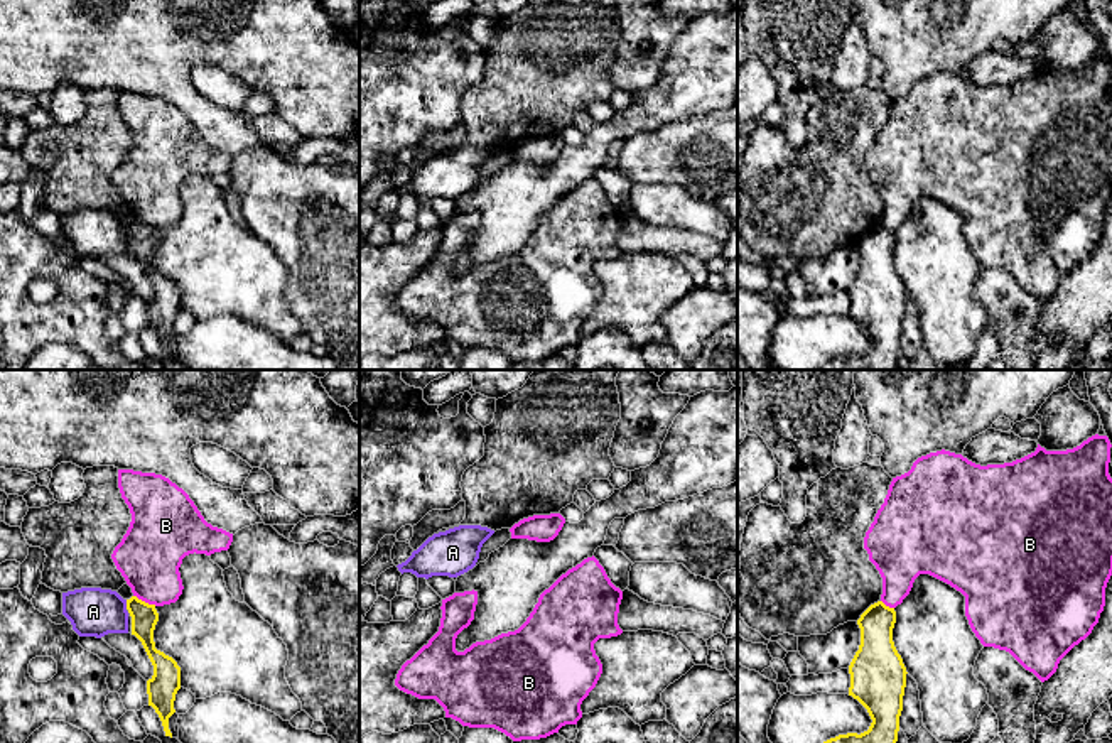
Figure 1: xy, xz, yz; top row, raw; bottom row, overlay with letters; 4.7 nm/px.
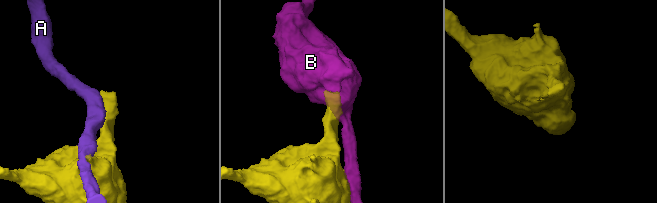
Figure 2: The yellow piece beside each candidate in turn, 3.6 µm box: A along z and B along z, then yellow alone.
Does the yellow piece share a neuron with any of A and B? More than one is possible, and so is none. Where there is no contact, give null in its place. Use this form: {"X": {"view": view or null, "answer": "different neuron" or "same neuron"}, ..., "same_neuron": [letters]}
{"A": {"view": "xy", "answer": "different neuron"}, "B": {"view": "xy", "answer": "different neuron"}, "same_neuron": []}

